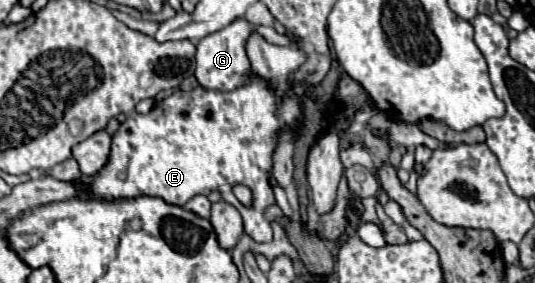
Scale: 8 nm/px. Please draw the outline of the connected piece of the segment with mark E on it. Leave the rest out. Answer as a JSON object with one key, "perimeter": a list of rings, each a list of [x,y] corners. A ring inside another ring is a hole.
{"perimeter":[[[251,71],[249,83],[233,89],[233,91],[219,91],[207,93],[207,89],[191,89],[181,91],[175,89],[169,97],[161,103],[155,103],[151,113],[139,115],[129,113],[127,121],[121,123],[119,131],[111,143],[111,157],[109,163],[95,175],[95,177],[81,177],[81,181],[91,181],[95,185],[95,193],[91,197],[101,199],[131,199],[139,195],[161,197],[171,205],[183,207],[195,195],[209,195],[211,191],[221,191],[223,199],[231,203],[243,217],[245,233],[255,241],[271,241],[273,231],[271,223],[265,217],[265,209],[275,205],[273,187],[269,183],[273,171],[273,151],[277,147],[277,133],[291,129],[295,131],[297,121],[301,119],[301,99],[311,89],[307,81],[293,81],[289,77],[289,89],[283,95],[275,93],[275,87],[257,73]],[[233,185],[245,185],[253,191],[253,207],[243,207],[237,197],[233,195]]]}

